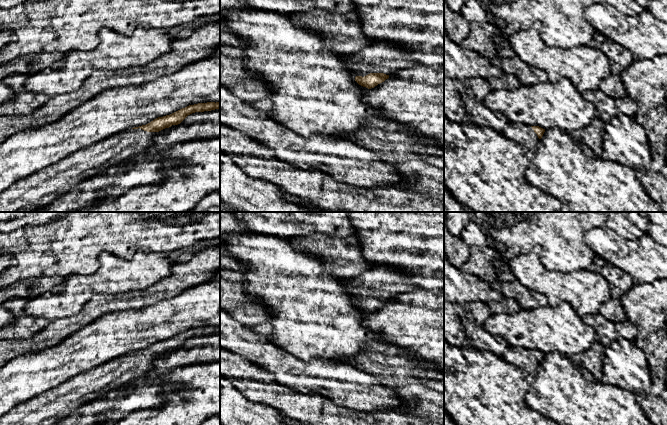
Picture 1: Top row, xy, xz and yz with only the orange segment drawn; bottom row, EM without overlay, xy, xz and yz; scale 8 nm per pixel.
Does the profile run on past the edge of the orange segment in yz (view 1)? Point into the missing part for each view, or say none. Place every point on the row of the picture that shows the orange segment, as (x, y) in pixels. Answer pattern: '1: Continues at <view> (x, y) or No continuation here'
1: Continues at yz (517, 132)

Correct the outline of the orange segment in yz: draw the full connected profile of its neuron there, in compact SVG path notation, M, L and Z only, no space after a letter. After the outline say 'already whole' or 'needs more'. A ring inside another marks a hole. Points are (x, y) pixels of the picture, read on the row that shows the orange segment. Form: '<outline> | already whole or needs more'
M507 122L502 134L508 139L526 145L534 152L544 132L545 129L539 126L523 126L519 123Z | needs more

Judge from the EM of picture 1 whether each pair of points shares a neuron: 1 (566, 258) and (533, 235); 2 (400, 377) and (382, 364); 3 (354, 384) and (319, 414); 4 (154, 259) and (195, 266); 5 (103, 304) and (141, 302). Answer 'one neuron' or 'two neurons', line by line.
1: one neuron
2: one neuron
3: two neurons
4: two neurons
5: one neuron

